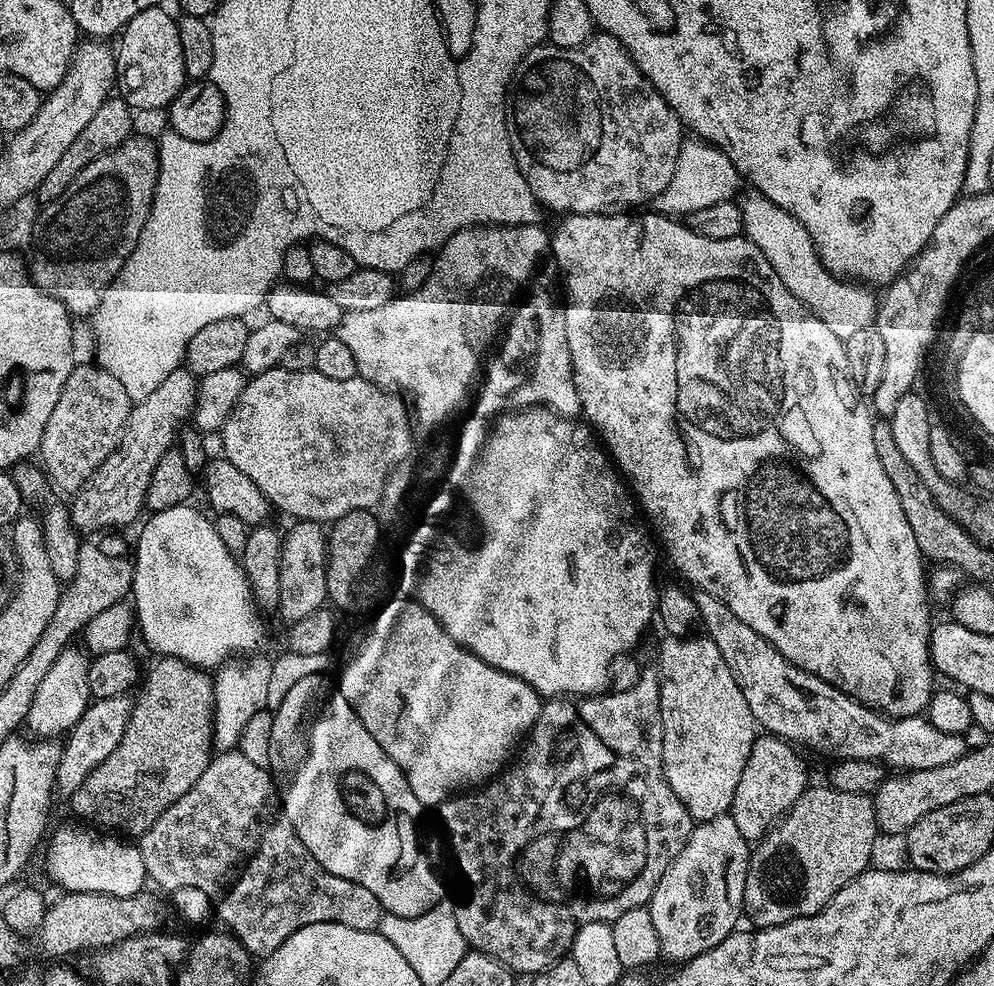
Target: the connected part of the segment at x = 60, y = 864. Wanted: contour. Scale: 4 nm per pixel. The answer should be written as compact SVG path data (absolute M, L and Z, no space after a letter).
M88 826L60 828L48 844L48 876L67 892L97 892L107 896L136 896L145 887L142 856L135 843Z

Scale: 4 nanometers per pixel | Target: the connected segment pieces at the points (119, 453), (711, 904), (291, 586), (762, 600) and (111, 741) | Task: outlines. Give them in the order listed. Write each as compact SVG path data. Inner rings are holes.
M181 366L173 370L166 382L144 400L135 401L129 407L120 442L116 449L98 466L93 476L71 497L72 524L81 533L100 534L105 530L124 530L127 524L135 525L145 511L146 490L150 486L150 474L154 466L173 447L180 423L191 417L196 407L197 377Z
M731 814L697 823L688 836L686 846L680 856L662 874L652 899L646 907L650 918L654 921L654 930L658 934L661 957L666 961L680 960L687 962L698 954L718 946L732 932L737 931L739 920L742 920L744 910L744 883L750 855L750 841L742 838L738 826L734 826Z
M297 520L291 525L289 532L283 533L282 554L278 566L278 590L280 602L278 613L285 622L301 620L306 614L314 614L325 607L328 600L328 587L326 586L326 566L328 565L328 532L325 525L313 520Z
M649 210L649 212L644 212L644 213L643 213L643 212L644 212L644 211L641 211L641 212L640 212L640 213L639 213L639 214L617 214L617 215L615 215L615 216L607 216L607 215L606 215L606 214L568 214L568 215L565 215L565 216L564 216L564 217L563 217L563 219L561 219L561 220L564 220L564 221L562 221L562 222L561 222L561 224L560 224L560 225L558 225L558 226L557 226L557 228L556 228L556 232L555 232L555 231L553 231L553 232L552 232L552 233L551 233L551 237L552 237L552 258L553 258L553 260L555 260L555 261L556 261L556 266L557 266L557 269L559 269L559 271L560 271L560 272L561 272L561 273L562 273L562 288L563 288L563 291L564 291L564 288L565 288L565 290L566 290L566 291L568 291L568 300L567 300L567 296L566 296L566 303L565 303L565 304L564 304L564 317L565 317L565 318L566 318L566 342L570 342L570 362L571 362L571 363L572 363L572 369L573 369L573 370L574 370L574 386L578 386L578 398L579 398L579 399L580 399L580 410L581 410L581 413L582 413L582 416L583 416L583 419L584 419L584 420L585 420L585 421L587 421L587 423L588 423L588 424L589 424L589 425L591 425L591 427L592 427L592 428L593 428L593 429L594 429L594 432L595 432L595 435L596 435L596 436L597 436L597 437L599 437L599 439L600 439L600 440L601 440L601 441L602 441L602 444L603 444L603 447L604 447L604 448L605 448L605 449L606 449L606 451L607 451L607 453L608 453L608 455L609 455L609 457L611 457L611 459L612 459L612 460L613 460L613 461L614 461L614 464L615 464L615 467L616 467L616 468L617 468L617 469L619 469L619 471L620 471L620 472L621 472L621 473L622 473L622 476L623 476L623 479L624 479L624 480L625 480L625 481L627 481L627 483L628 483L628 484L629 484L629 485L630 485L630 488L631 488L631 491L632 491L632 492L633 492L633 493L634 493L634 496L635 496L635 499L636 499L636 500L637 500L637 501L638 501L638 504L639 504L639 507L640 507L640 508L641 508L641 509L642 509L642 512L643 512L643 515L644 515L644 516L645 516L645 517L646 517L646 520L647 520L647 523L648 523L648 524L649 524L649 525L651 525L651 527L652 527L652 528L653 528L653 529L655 529L655 531L656 531L656 532L657 532L657 533L658 533L658 540L659 540L659 543L660 543L660 544L661 544L661 545L662 545L662 548L663 548L663 544L662 544L662 543L664 543L664 548L665 548L665 550L666 550L666 551L668 551L668 556L669 556L669 558L670 558L670 559L672 559L672 564L673 564L673 566L674 566L674 567L676 567L676 568L677 568L677 570L678 570L678 571L680 571L680 572L681 572L681 574L682 574L682 575L684 575L684 576L685 576L685 578L686 578L686 579L688 579L688 580L689 580L689 582L690 582L690 583L692 583L692 584L696 584L696 585L692 585L692 586L695 586L695 587L696 587L696 588L697 588L697 589L699 589L699 591L701 591L701 592L709 592L709 593L710 593L710 594L714 594L714 598L718 598L718 599L719 599L719 600L724 600L724 601L725 601L725 602L726 602L726 606L730 606L730 610L734 610L734 614L738 614L738 618L742 618L742 622L746 622L746 626L750 626L750 630L758 630L758 634L762 634L762 638L766 638L766 642L770 642L770 643L771 643L771 644L772 644L772 645L773 645L773 646L775 646L775 647L776 647L776 648L777 648L777 649L778 649L778 650L779 650L779 651L780 651L780 653L782 653L782 655L784 655L784 657L786 657L786 659L788 659L788 661L790 661L790 663L792 663L792 664L793 664L793 665L794 665L794 666L796 666L796 667L798 667L798 668L801 668L801 669L802 669L802 671L804 671L804 672L809 672L809 673L810 673L810 674L812 674L812 675L814 675L814 676L817 676L817 677L818 677L818 678L820 678L820 679L822 679L822 680L825 680L825 682L827 682L827 684L833 684L833 685L834 685L834 686L835 686L835 687L836 687L836 688L840 688L840 689L842 689L842 690L843 690L843 692L844 692L844 693L845 693L845 694L846 694L846 695L848 695L848 696L852 696L852 697L853 697L853 699L855 699L855 700L857 700L857 701L858 701L858 702L859 702L859 703L860 703L860 704L864 704L864 705L865 705L865 707L867 707L867 708L869 708L869 709L871 709L871 710L872 710L872 711L874 711L874 712L877 712L877 713L879 713L879 714L883 714L883 715L884 715L884 716L886 716L886 717L888 717L888 718L899 718L899 717L901 717L901 716L919 716L919 715L921 715L921 713L923 713L923 712L924 712L924 711L925 711L925 709L927 709L927 707L928 707L928 704L929 704L929 702L930 702L930 701L931 701L931 698L932 698L932 695L933 695L933 693L934 693L934 685L933 685L933 686L932 686L932 676L933 676L933 677L934 677L934 669L933 669L933 666L932 666L932 656L931 656L931 654L929 654L929 653L928 653L928 642L929 642L929 639L930 639L930 633L931 633L931 631L932 631L932 629L933 629L933 627L934 627L934 624L933 624L933 621L931 621L931 622L930 622L930 621L928 621L928 604L929 604L929 605L930 605L930 597L929 597L929 595L928 595L928 582L927 582L927 579L926 579L926 561L925 561L925 559L924 559L924 557L923 557L923 556L921 556L921 555L920 555L920 551L919 551L919 550L918 550L918 541L917 541L917 540L916 540L916 539L915 539L915 538L914 538L914 530L910 530L910 522L906 522L906 514L902 514L902 502L898 502L898 494L897 494L897 493L896 493L896 491L895 491L895 490L894 490L894 485L892 485L892 484L891 484L891 482L890 482L890 478L886 478L886 470L882 470L882 462L878 462L878 454L877 454L877 453L876 453L876 451L875 451L875 450L874 450L874 430L873 430L873 429L872 429L872 426L873 426L873 423L874 423L874 416L873 416L873 413L872 413L872 412L871 412L871 411L870 411L870 408L869 408L869 405L868 405L868 404L867 404L867 403L866 403L866 400L865 400L865 397L863 397L863 396L861 396L861 394L860 394L860 391L858 391L858 390L857 390L857 388L856 388L856 387L855 387L855 386L854 386L854 382L853 382L853 381L852 381L852 379L851 379L851 378L850 378L850 366L849 366L849 364L847 364L847 362L846 362L846 350L845 350L845 349L844 349L844 341L842 341L842 340L840 340L840 339L839 339L839 338L838 338L838 334L834 334L834 330L830 330L830 326L826 326L826 322L822 322L822 321L821 321L821 320L820 320L820 319L819 319L819 318L817 318L817 317L816 317L816 316L815 316L815 315L814 315L814 314L813 314L813 312L809 312L809 311L808 311L808 309L807 309L807 308L805 308L805 306L804 306L804 303L803 303L803 302L801 302L801 300L800 300L800 299L798 299L798 298L797 298L797 296L795 296L795 295L794 295L794 294L790 294L790 290L789 290L789 289L788 289L788 287L787 287L787 286L785 286L785 285L784 285L784 283L783 283L783 282L782 282L782 278L778 278L778 274L777 274L777 273L776 273L776 271L775 271L775 270L774 270L774 266L770 266L770 262L766 262L766 254L765 254L765 253L764 253L764 249L763 249L763 247L761 247L761 245L760 245L760 244L759 244L759 243L757 243L757 244L755 244L755 242L754 242L754 241L752 241L752 240L744 240L744 239L745 239L745 237L744 237L744 236L743 236L743 235L739 235L739 236L735 236L735 237L734 237L734 238L706 238L706 237L705 237L705 236L703 236L703 235L702 235L702 234L698 234L698 233L697 233L697 232L696 232L696 231L694 231L694 230L693 230L693 229L692 229L692 228L690 228L690 227L688 227L688 225L687 225L687 223L684 223L684 222L681 222L681 221L680 221L680 220L679 220L679 219L676 219L676 218L673 218L673 217L670 217L670 216L662 216L662 215L660 215L660 213L659 213L659 212L657 212L657 211L655 211L655 210Z
M125 694L116 697L108 697L105 700L93 699L82 718L66 733L60 750L60 761L56 771L55 787L64 795L71 797L74 790L86 780L89 774L98 767L106 758L114 752L114 746L122 740L122 734L126 728L128 715L132 713L134 703L131 695Z

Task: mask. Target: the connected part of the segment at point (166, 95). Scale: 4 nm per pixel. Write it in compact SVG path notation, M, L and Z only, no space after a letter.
M161 6L142 10L142 14L134 14L130 22L125 26L123 32L119 33L120 48L115 49L116 53L116 83L119 99L125 100L129 108L144 112L152 112L155 108L160 110L167 109L186 83L186 66L182 58L182 38L180 37L180 26L177 17L171 16L166 10L167 7Z

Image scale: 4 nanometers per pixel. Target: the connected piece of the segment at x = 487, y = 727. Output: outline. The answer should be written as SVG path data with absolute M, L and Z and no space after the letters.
M400 600L394 601L393 604L387 604L385 603L371 617L373 620L372 625L368 628L368 633L361 638L360 645L353 650L352 657L345 662L344 669L340 672L338 690L344 695L346 702L352 704L352 709L356 711L358 718L362 718L366 730L370 730L370 734L374 734L374 742L378 742L378 746L382 746L382 750L386 750L386 754L390 754L390 758L394 758L394 762L398 762L406 782L410 782L410 790L414 790L414 798L418 798L420 805L439 806L457 794L479 789L505 771L506 765L509 763L508 755L512 751L514 751L513 753L517 751L518 745L531 733L536 720L540 717L542 697L529 684L522 682L522 678L511 676L486 662L482 662L482 658L478 658L474 653L465 650L458 642L454 642L454 638L450 638L450 634L446 634L446 630L442 630L438 618L434 618L434 614L426 611L421 604L415 602L403 604Z

